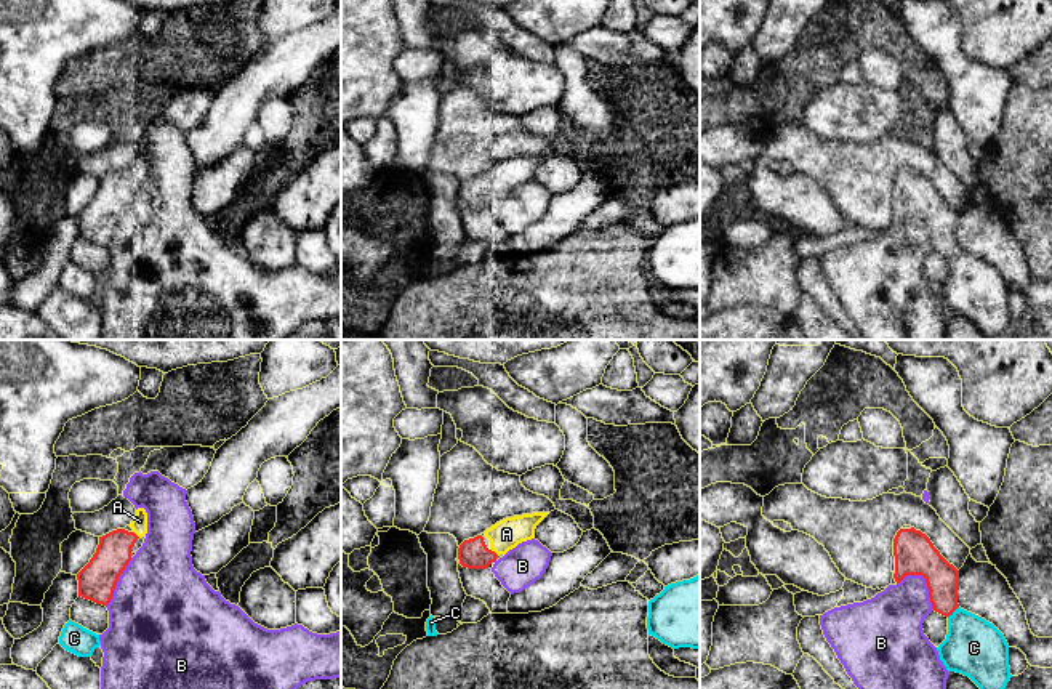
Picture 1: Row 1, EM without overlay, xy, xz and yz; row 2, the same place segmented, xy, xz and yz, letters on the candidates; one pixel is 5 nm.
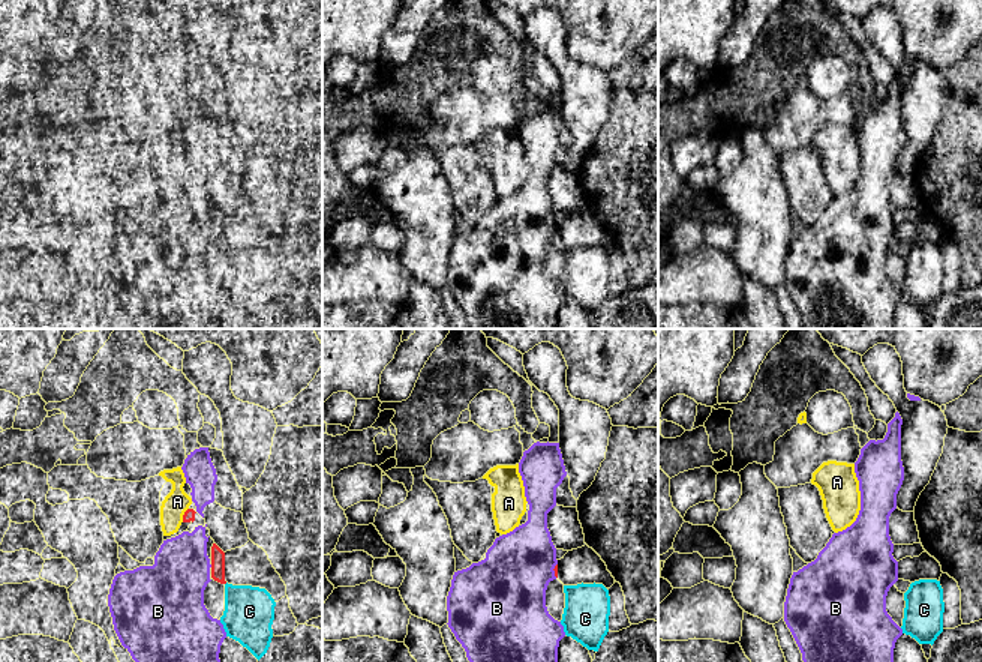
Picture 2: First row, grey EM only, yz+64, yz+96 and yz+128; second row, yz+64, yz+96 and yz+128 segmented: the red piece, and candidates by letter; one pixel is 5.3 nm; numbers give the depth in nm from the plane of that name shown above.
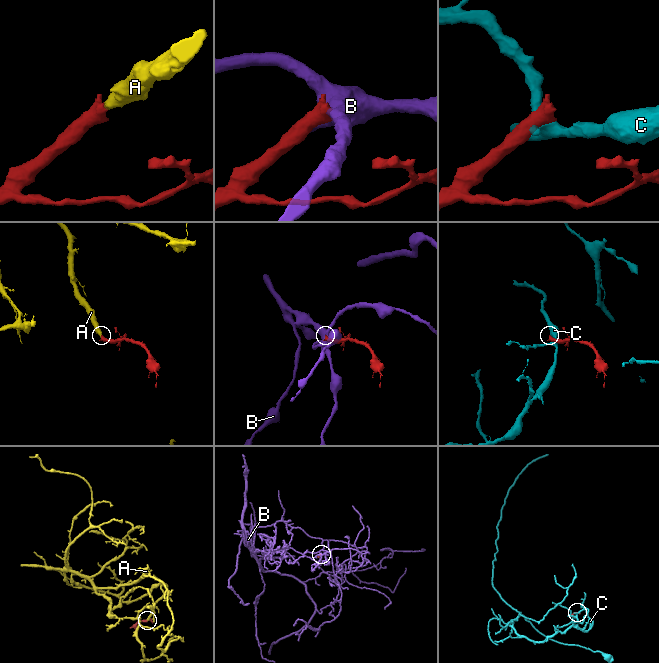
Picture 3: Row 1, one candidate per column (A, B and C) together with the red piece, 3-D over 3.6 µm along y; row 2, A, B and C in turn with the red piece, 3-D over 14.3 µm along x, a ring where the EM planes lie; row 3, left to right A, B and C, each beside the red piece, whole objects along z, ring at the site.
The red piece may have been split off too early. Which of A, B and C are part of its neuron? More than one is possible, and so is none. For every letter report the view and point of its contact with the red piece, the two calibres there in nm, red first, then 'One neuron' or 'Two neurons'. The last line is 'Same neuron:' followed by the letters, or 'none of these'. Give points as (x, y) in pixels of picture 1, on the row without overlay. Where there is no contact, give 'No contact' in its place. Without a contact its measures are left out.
A: Touches red at xz (493, 193). Thickness 150 nm (red) against 150 nm. One neuron
B: Touches red at yz (926, 221). Thickness 200 nm (red) against 300 nm. Two neurons
C: Touches red at yz (953, 252). Thickness 170 nm (red) against 300 nm. Two neurons
Same neuron: A

